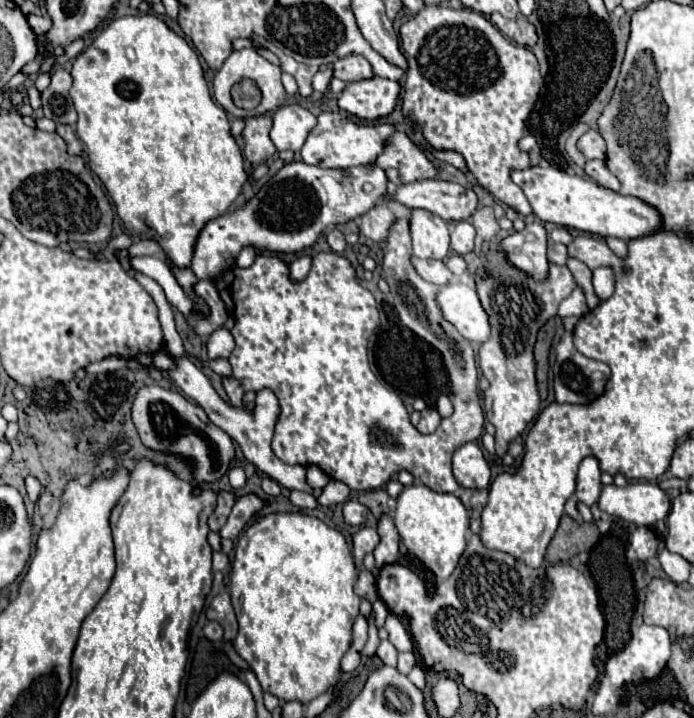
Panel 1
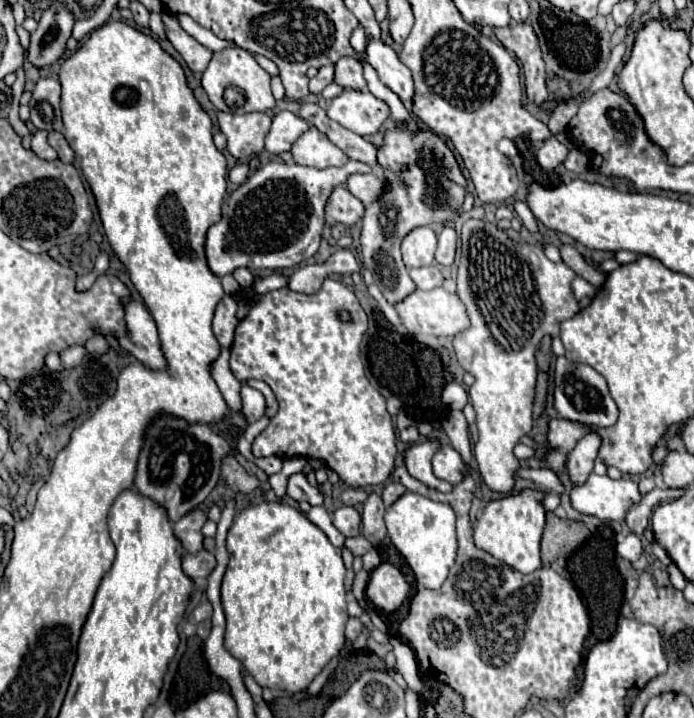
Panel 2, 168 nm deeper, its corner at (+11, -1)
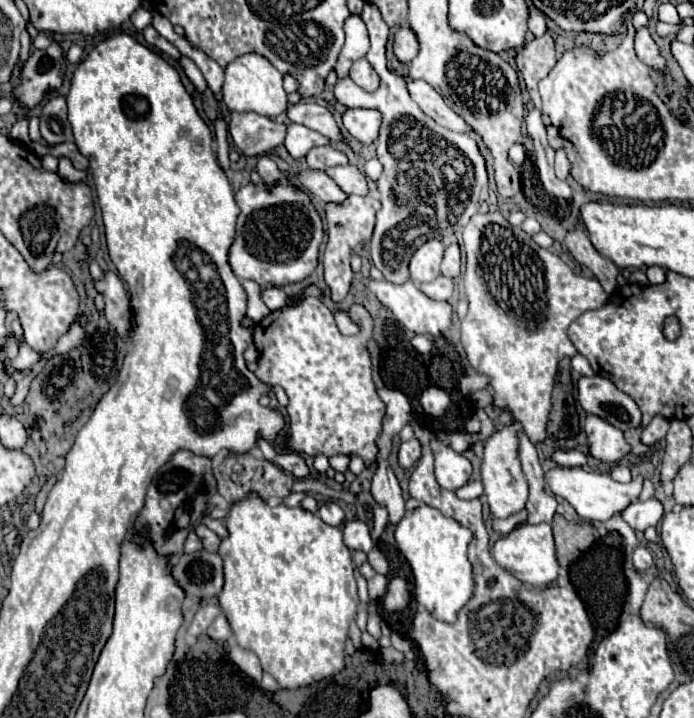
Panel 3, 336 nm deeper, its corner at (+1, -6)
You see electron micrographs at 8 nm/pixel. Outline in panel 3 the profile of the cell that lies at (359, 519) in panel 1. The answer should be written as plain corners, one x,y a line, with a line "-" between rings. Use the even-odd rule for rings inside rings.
348,521
342,527
344,531
344,545
350,551
370,551
372,549
372,539
370,539
370,529
364,521

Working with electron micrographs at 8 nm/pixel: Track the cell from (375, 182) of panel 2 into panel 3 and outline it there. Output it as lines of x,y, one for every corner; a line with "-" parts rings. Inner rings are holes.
344,165
344,167
330,167
326,171
336,185
344,191
344,193
356,193
356,195
366,195
368,193
368,185
366,185
366,177
358,171
358,167
352,165

